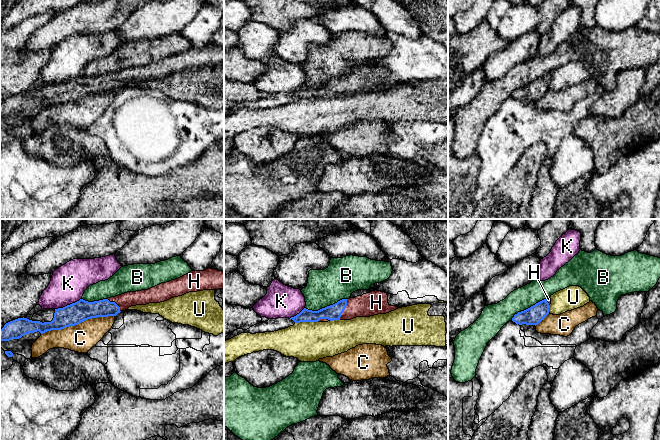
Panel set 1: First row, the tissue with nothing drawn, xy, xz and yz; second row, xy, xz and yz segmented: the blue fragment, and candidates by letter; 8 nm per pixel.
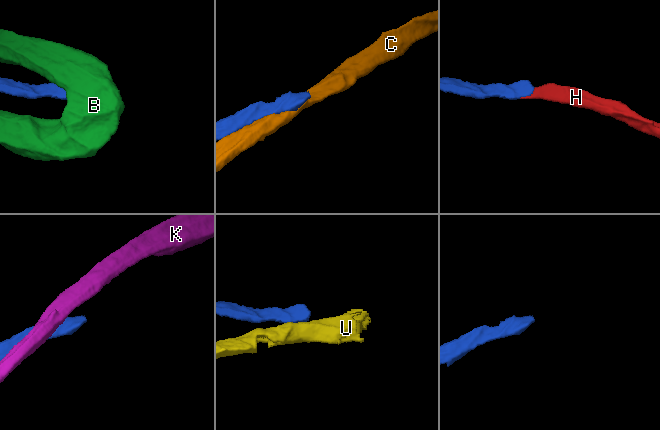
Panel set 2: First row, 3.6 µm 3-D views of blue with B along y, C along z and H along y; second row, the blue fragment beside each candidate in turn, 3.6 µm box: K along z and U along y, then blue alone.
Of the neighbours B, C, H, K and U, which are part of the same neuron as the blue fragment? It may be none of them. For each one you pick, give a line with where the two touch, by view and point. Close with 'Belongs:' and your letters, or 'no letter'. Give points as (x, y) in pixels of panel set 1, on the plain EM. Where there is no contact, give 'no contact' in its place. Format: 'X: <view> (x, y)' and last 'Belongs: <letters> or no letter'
H: xz (344, 85)
Belongs: H

